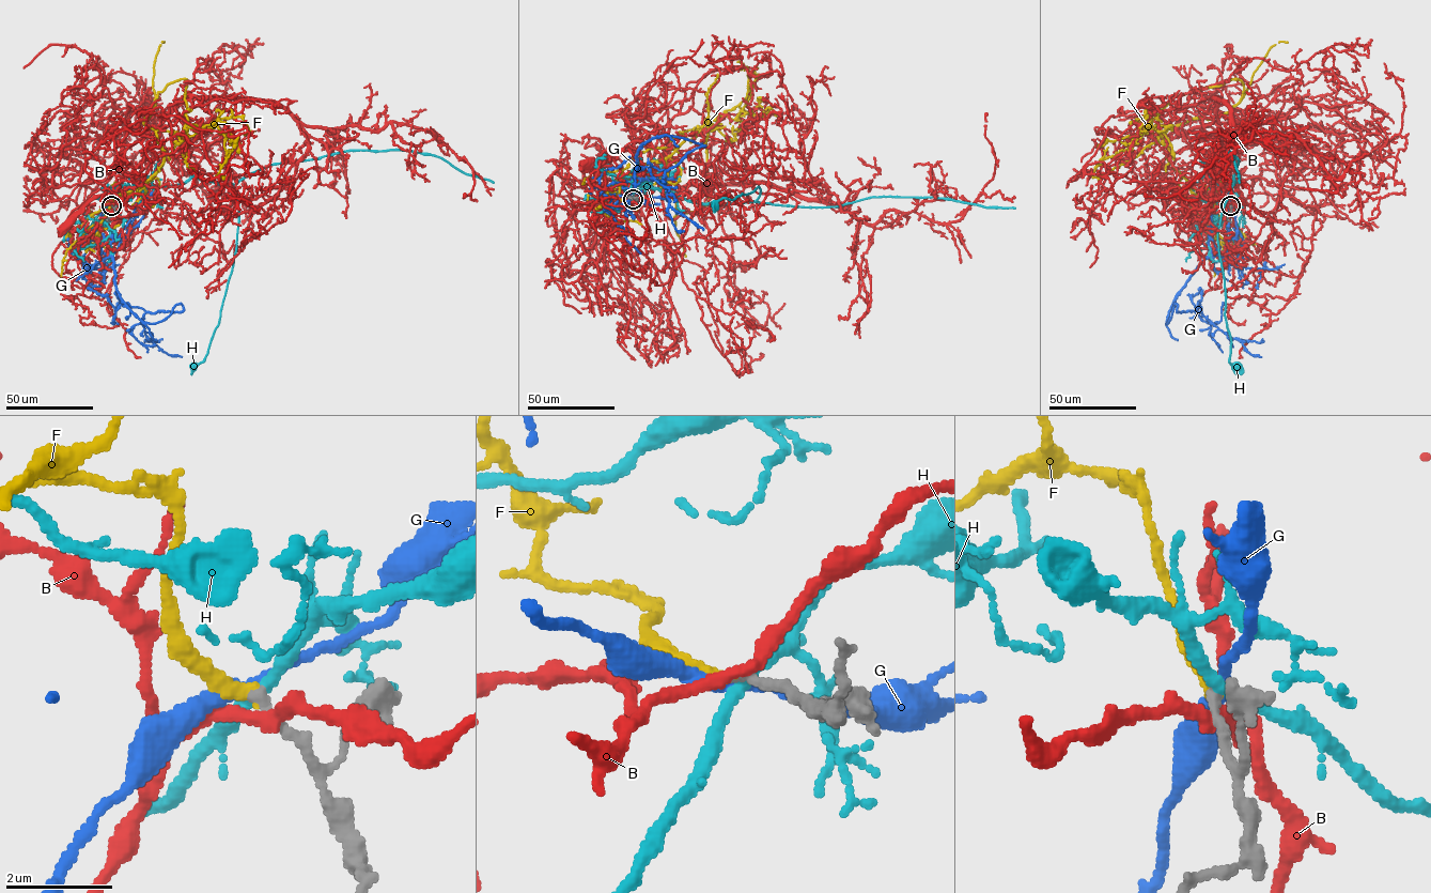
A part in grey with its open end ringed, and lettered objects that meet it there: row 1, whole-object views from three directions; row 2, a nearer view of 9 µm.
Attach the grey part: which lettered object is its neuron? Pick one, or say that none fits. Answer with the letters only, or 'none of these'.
F

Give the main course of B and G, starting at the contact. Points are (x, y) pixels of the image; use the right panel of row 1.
B: (1229, 206), (1243, 248), (1218, 141), (1192, 127), (1181, 134), (1199, 141), (1155, 180), (1186, 198), (1195, 221)
G: (1230, 205), (1228, 253), (1202, 262), (1167, 321), (1176, 304), (1180, 312), (1201, 312), (1261, 357)

